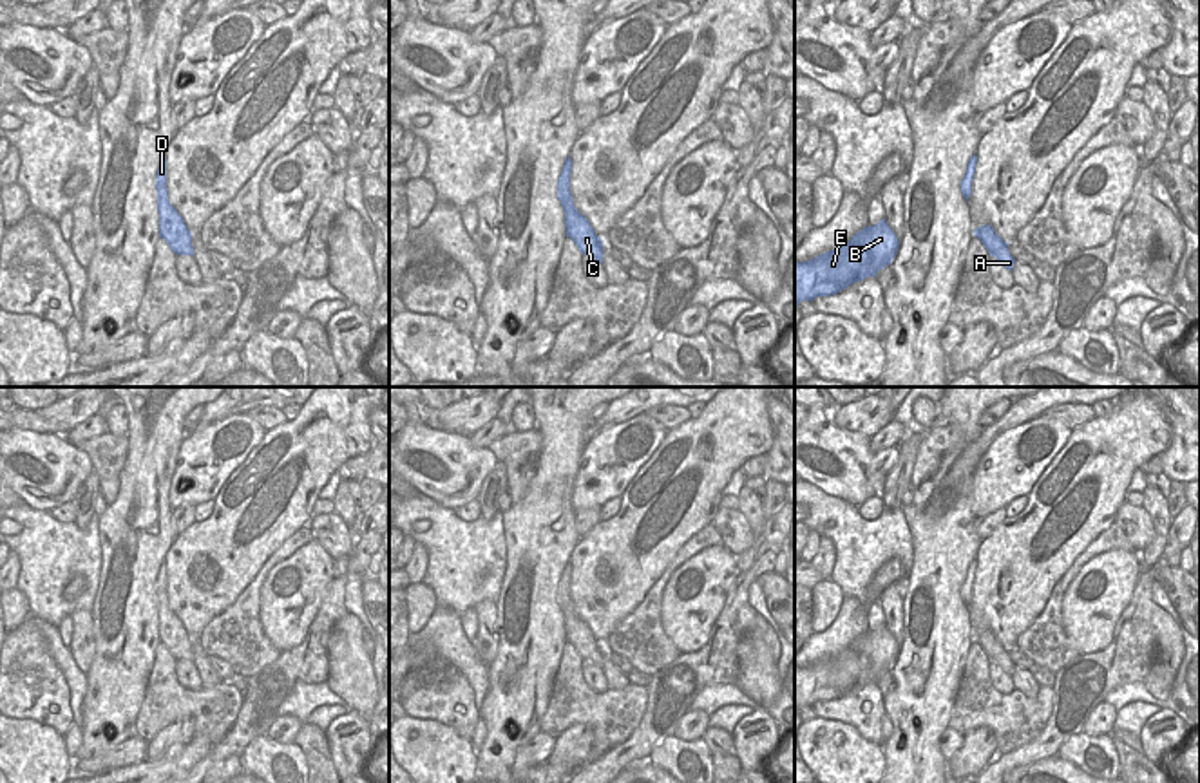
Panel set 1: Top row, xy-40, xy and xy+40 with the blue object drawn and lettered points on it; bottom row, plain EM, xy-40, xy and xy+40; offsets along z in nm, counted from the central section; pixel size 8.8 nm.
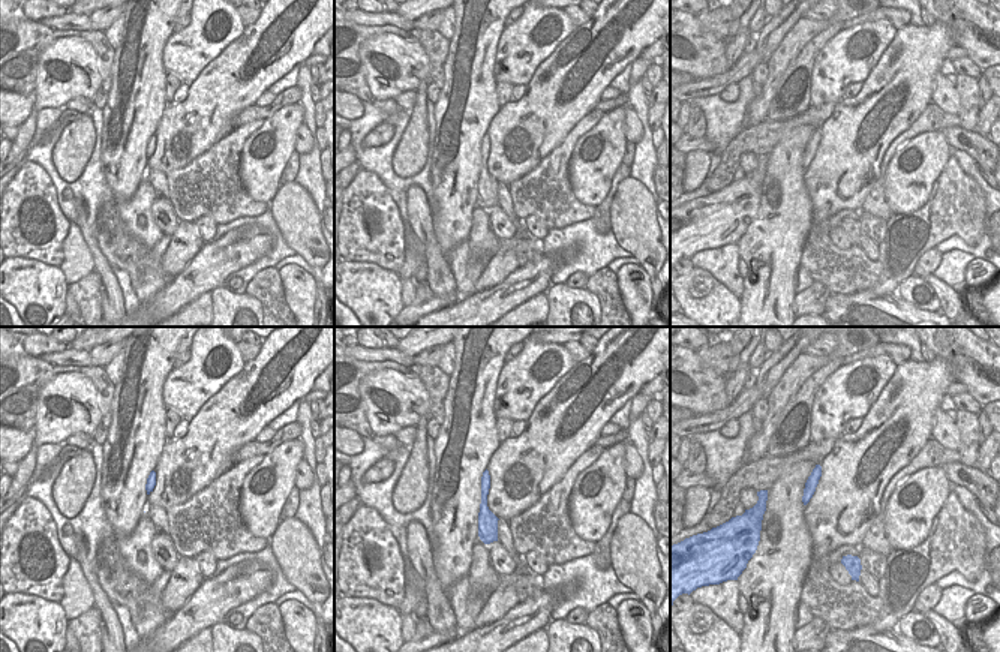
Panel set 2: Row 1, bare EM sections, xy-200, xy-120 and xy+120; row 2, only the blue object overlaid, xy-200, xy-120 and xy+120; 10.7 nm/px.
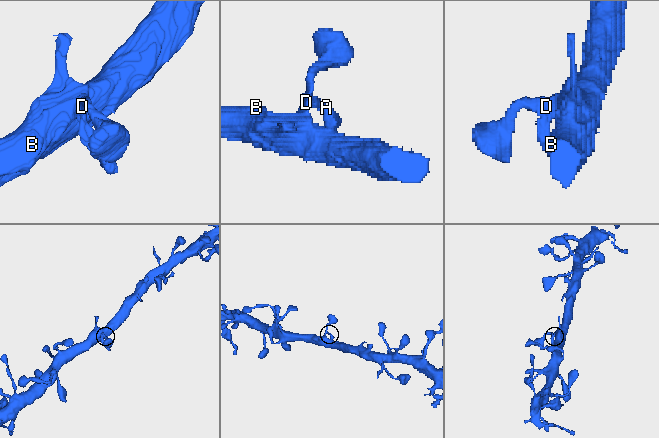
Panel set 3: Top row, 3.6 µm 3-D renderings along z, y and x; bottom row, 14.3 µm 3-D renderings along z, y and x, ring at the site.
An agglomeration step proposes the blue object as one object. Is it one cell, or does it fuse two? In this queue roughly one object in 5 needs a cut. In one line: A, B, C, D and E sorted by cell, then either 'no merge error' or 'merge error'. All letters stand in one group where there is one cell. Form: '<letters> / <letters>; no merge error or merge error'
A B C D E; no merge error

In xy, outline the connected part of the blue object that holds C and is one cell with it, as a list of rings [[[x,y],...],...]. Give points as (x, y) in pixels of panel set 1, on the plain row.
[[[567,562],[561,580],[557,584],[557,604],[561,606],[565,617],[567,642],[570,642],[583,660],[588,660],[603,669],[603,647],[595,640],[588,624],[577,617],[570,599],[570,577],[572,564]]]

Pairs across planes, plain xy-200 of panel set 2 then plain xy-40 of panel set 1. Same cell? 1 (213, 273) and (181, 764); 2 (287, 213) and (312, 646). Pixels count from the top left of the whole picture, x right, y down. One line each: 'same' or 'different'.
1: same
2: different

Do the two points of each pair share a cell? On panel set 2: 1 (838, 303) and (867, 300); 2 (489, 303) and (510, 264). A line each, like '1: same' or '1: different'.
1: same
2: different

